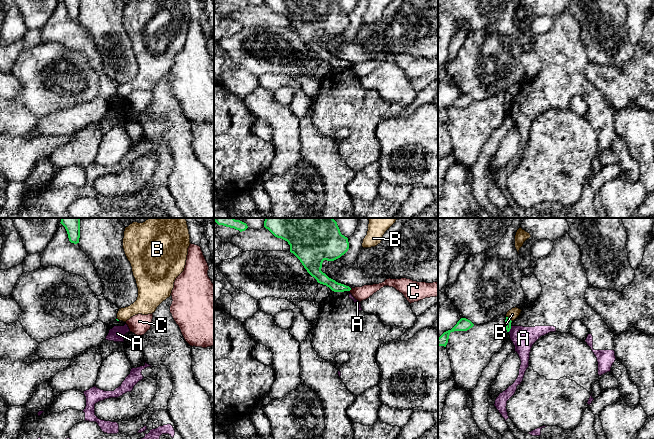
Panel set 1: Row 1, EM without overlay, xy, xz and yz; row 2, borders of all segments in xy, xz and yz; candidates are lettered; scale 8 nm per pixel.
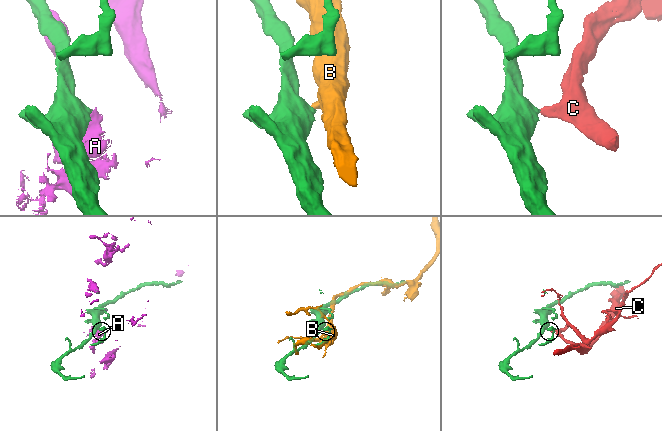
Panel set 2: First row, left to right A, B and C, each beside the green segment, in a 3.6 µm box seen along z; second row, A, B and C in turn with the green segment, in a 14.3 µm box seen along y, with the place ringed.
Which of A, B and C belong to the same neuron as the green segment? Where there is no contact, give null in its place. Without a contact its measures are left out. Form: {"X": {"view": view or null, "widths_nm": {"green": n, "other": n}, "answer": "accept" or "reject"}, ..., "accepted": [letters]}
{"A": {"view": "yz", "widths_nm": {"green": 50, "other": 190}, "answer": "reject"}, "B": {"view": "yz", "widths_nm": {"green": 50, "other": 90}, "answer": "reject"}, "C": {"view": null, "answer": "reject"}, "accepted": []}

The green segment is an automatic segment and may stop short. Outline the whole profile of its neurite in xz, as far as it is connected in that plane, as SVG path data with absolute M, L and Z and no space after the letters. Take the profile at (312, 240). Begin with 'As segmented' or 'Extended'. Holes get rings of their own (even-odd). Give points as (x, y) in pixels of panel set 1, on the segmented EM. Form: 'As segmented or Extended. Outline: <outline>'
As segmented. Outline: M265 218L264 227L275 237L288 242L290 252L300 260L307 272L318 283L326 285L334 292L351 290L349 286L336 282L321 271L324 260L334 261L349 249L348 238L341 234L333 218Z

